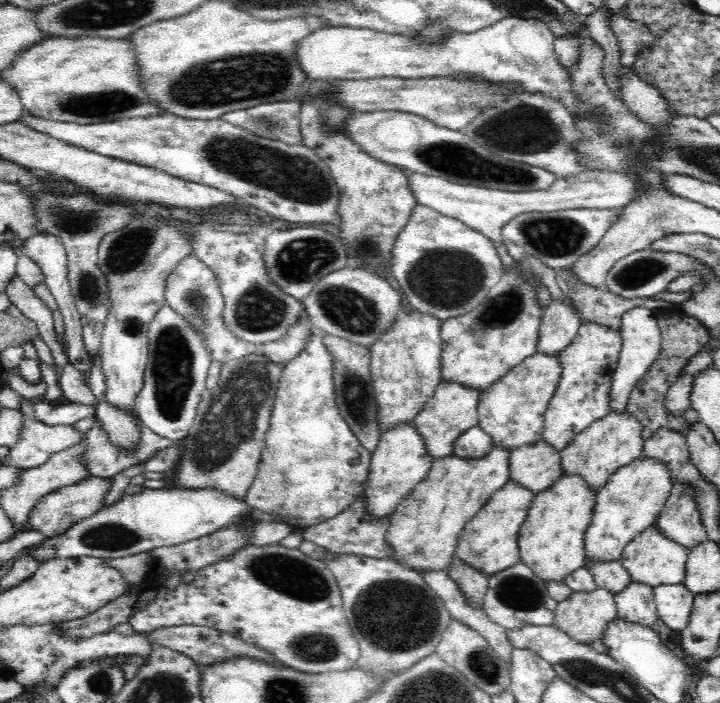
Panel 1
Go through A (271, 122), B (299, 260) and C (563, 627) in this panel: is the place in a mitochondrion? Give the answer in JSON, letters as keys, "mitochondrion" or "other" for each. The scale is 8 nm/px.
{"A":"mitochondrion","B":"mitochondrion","C":"other"}

